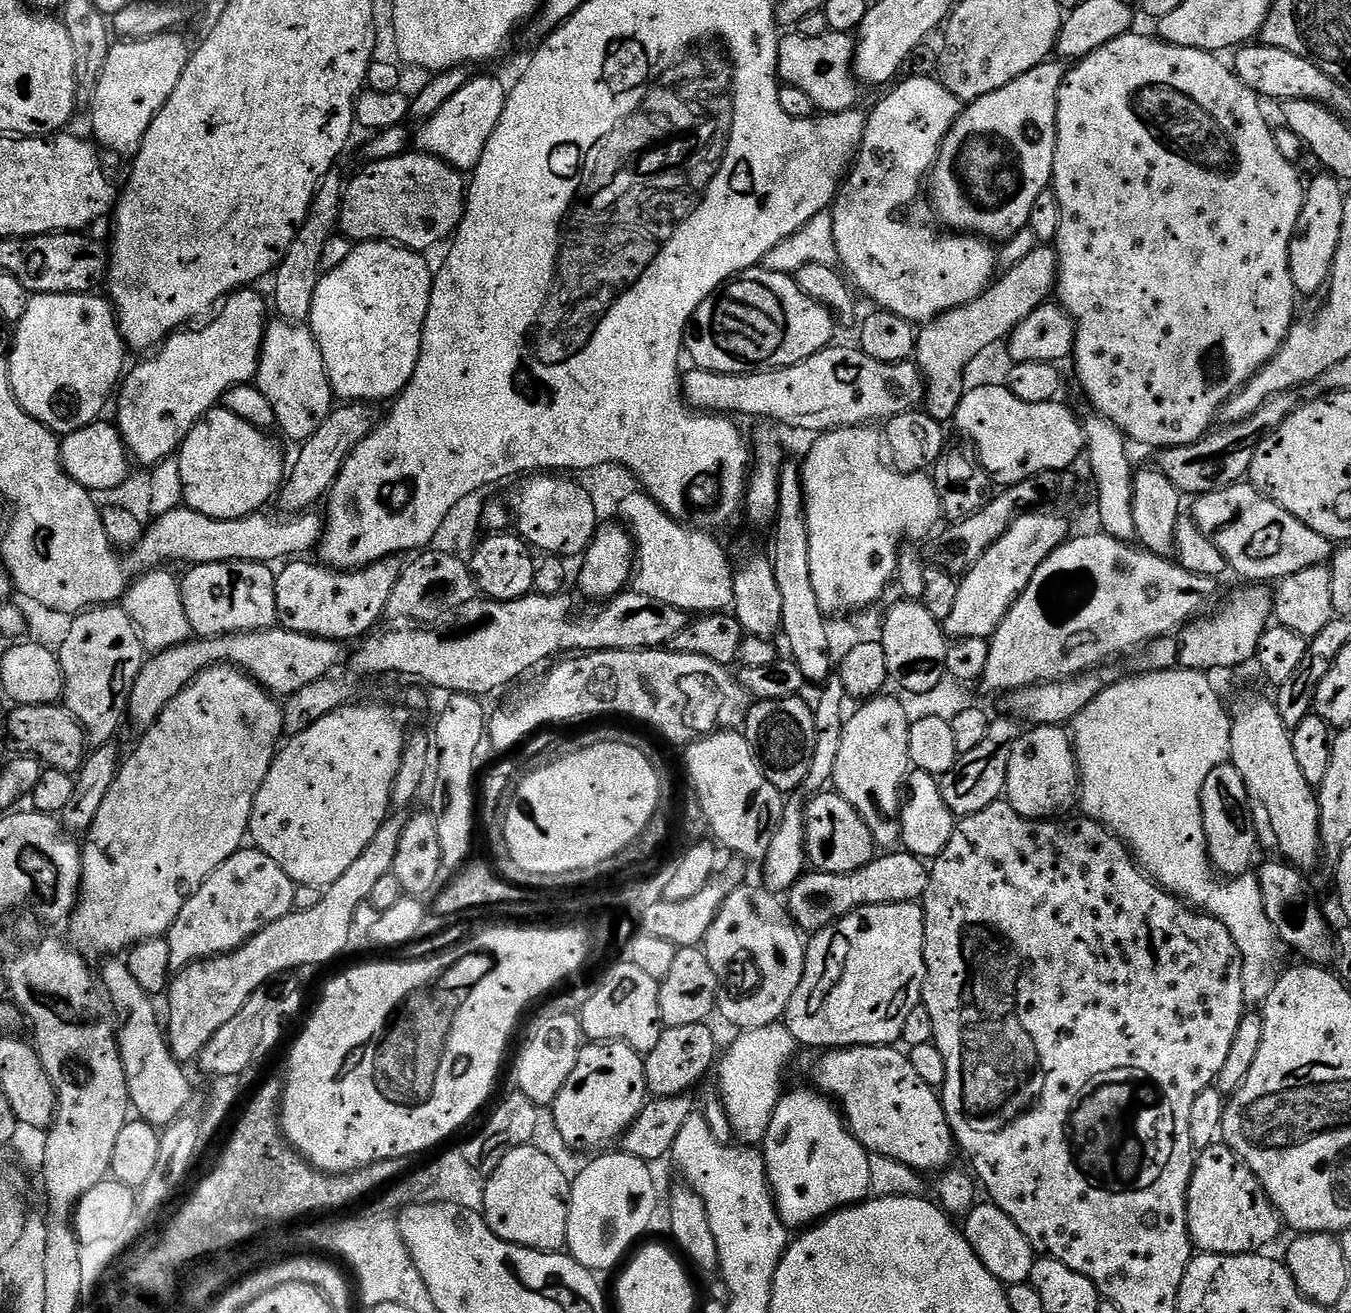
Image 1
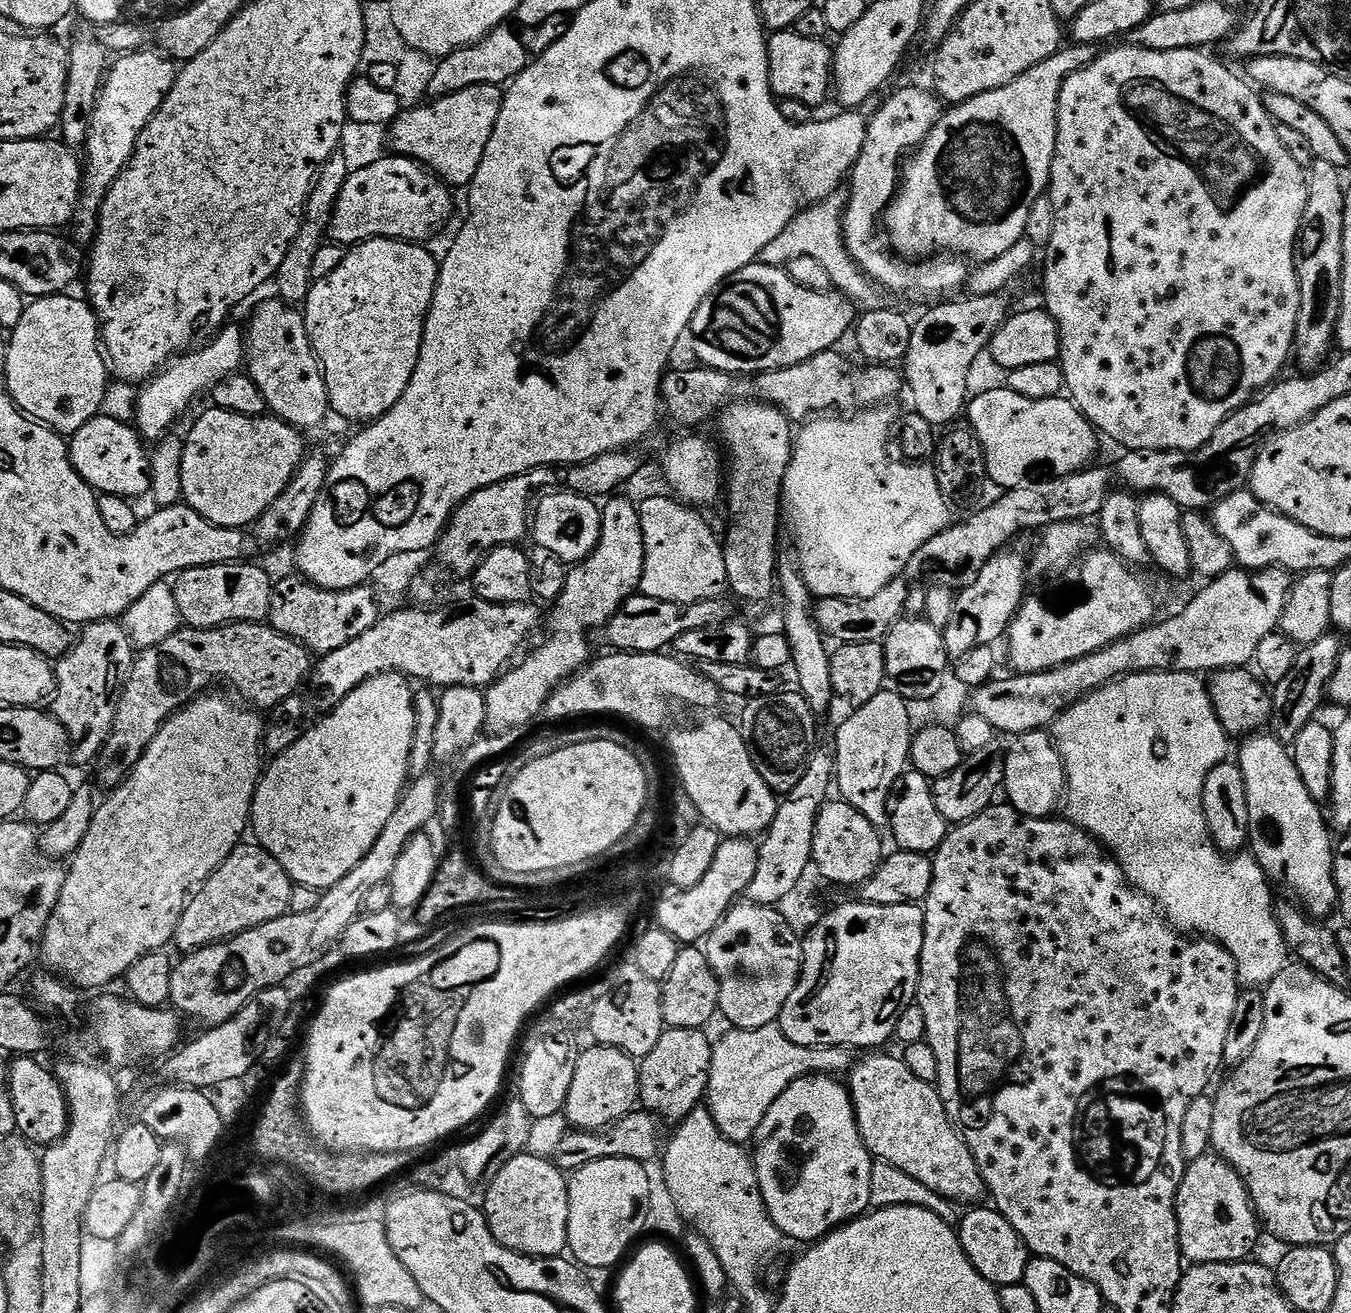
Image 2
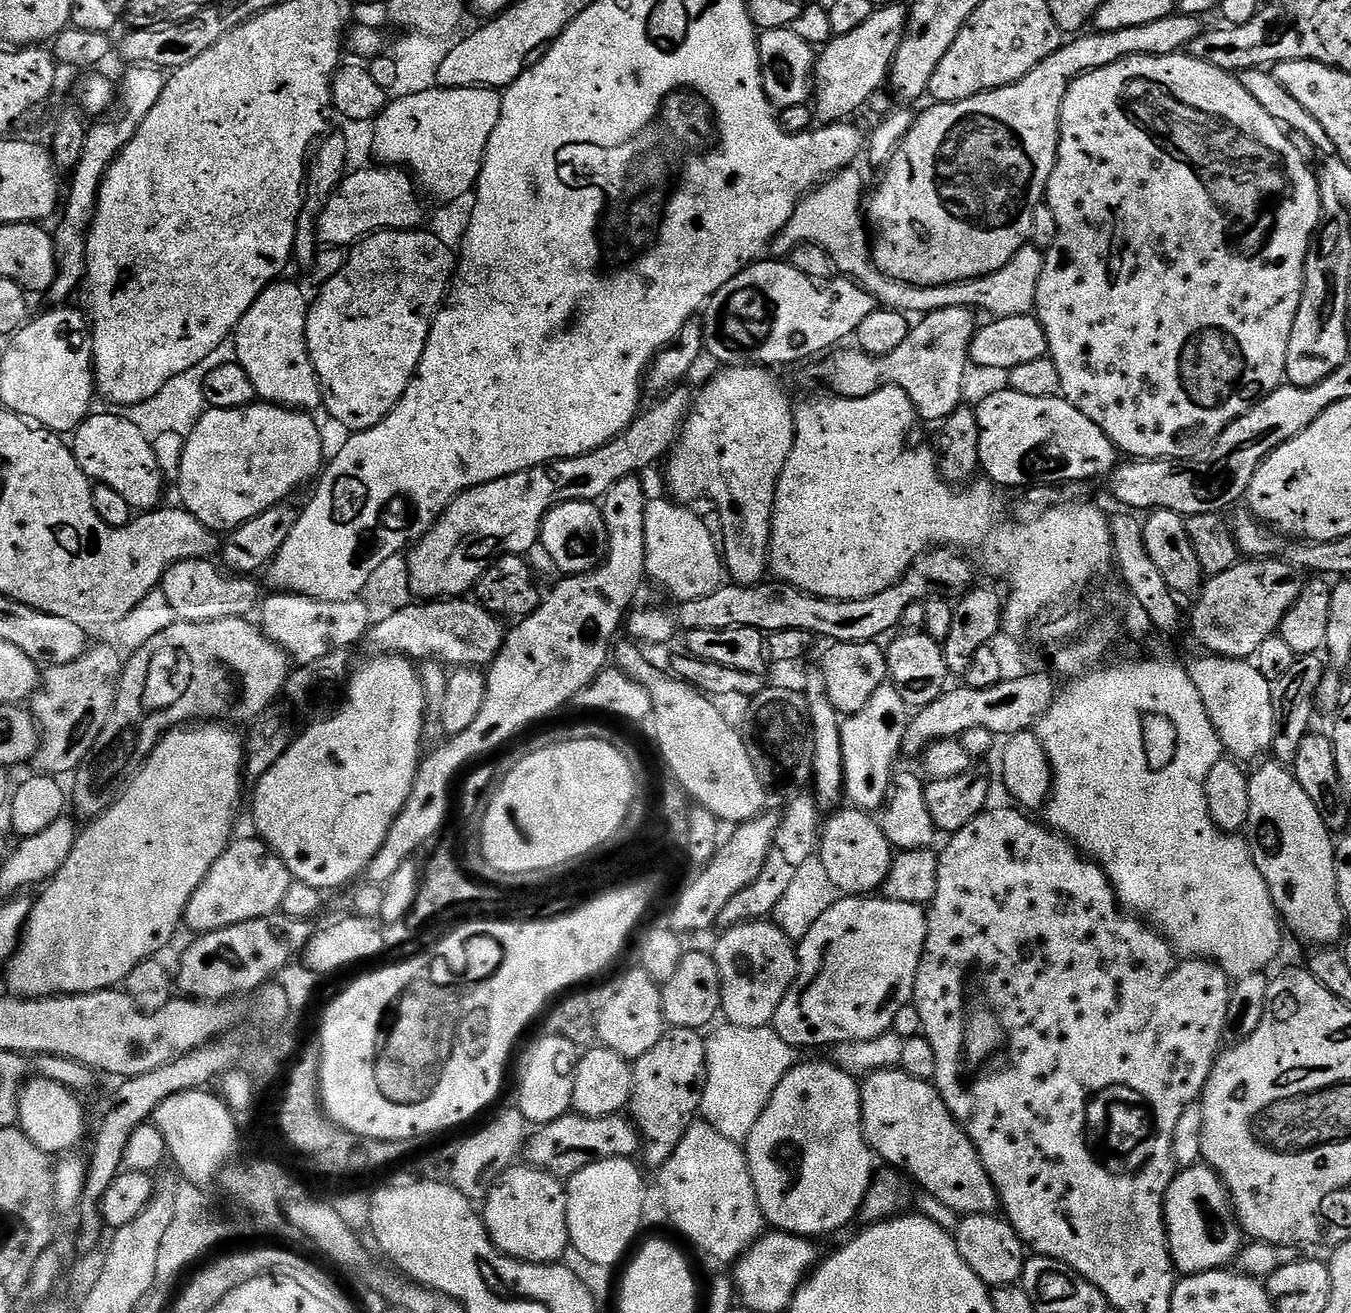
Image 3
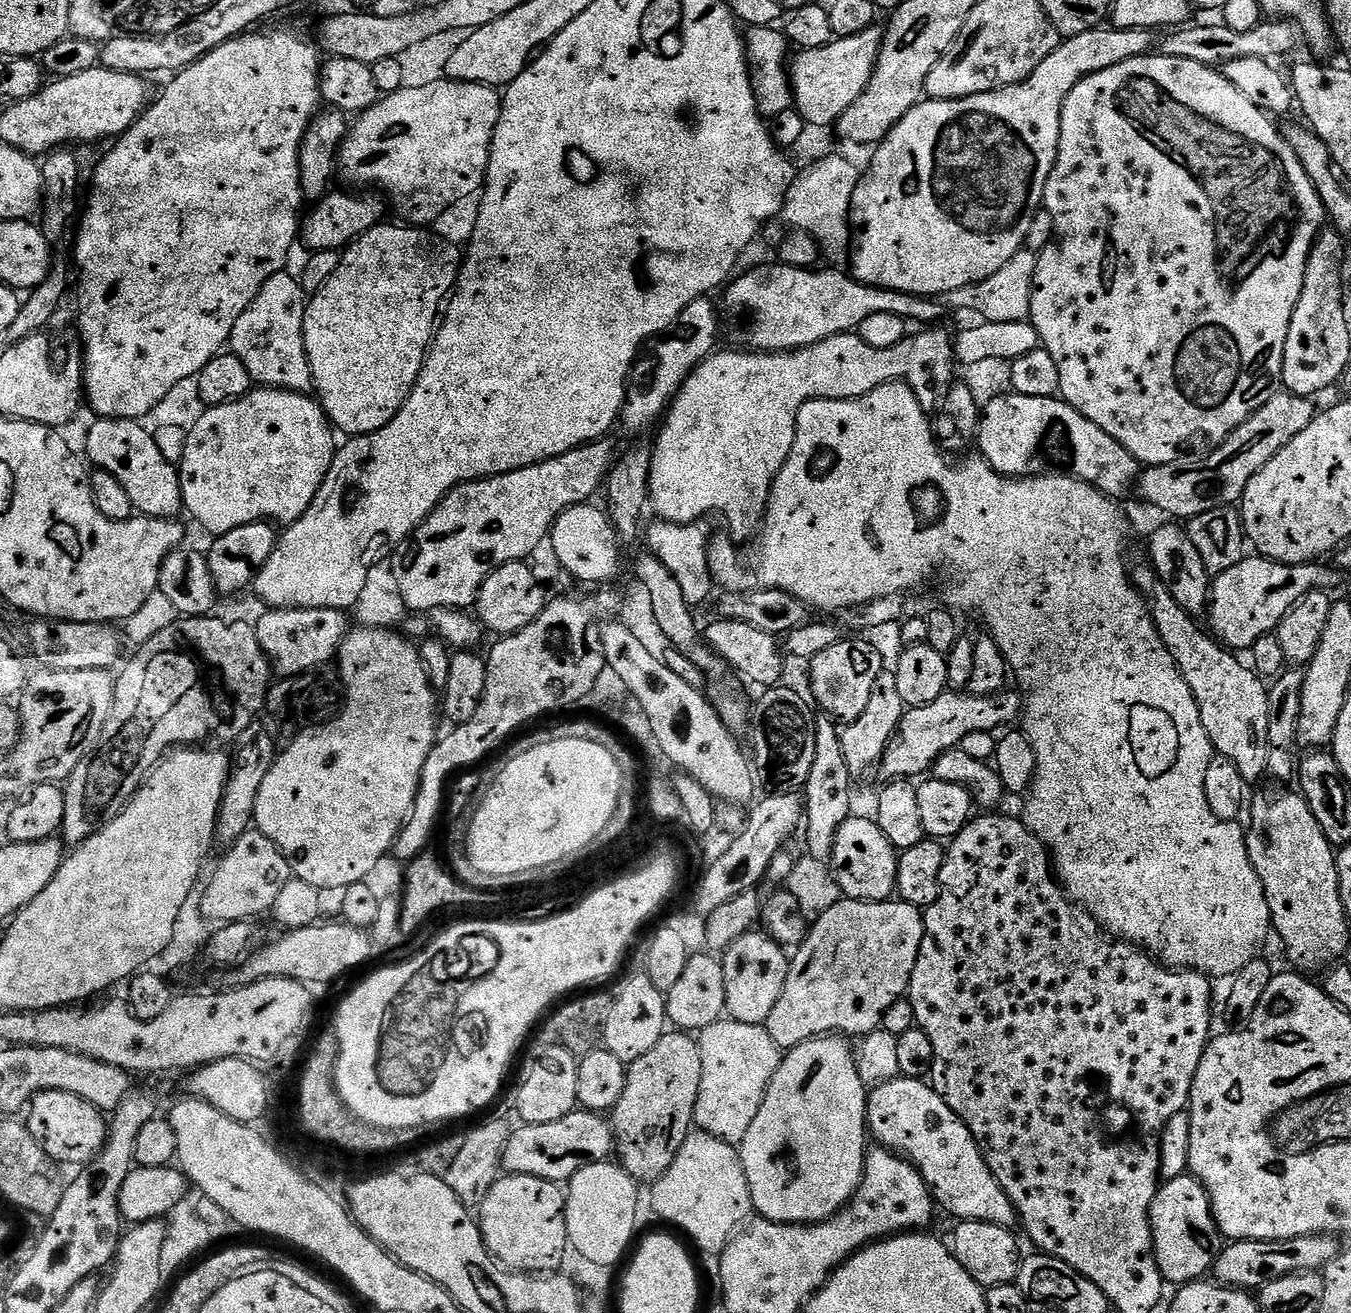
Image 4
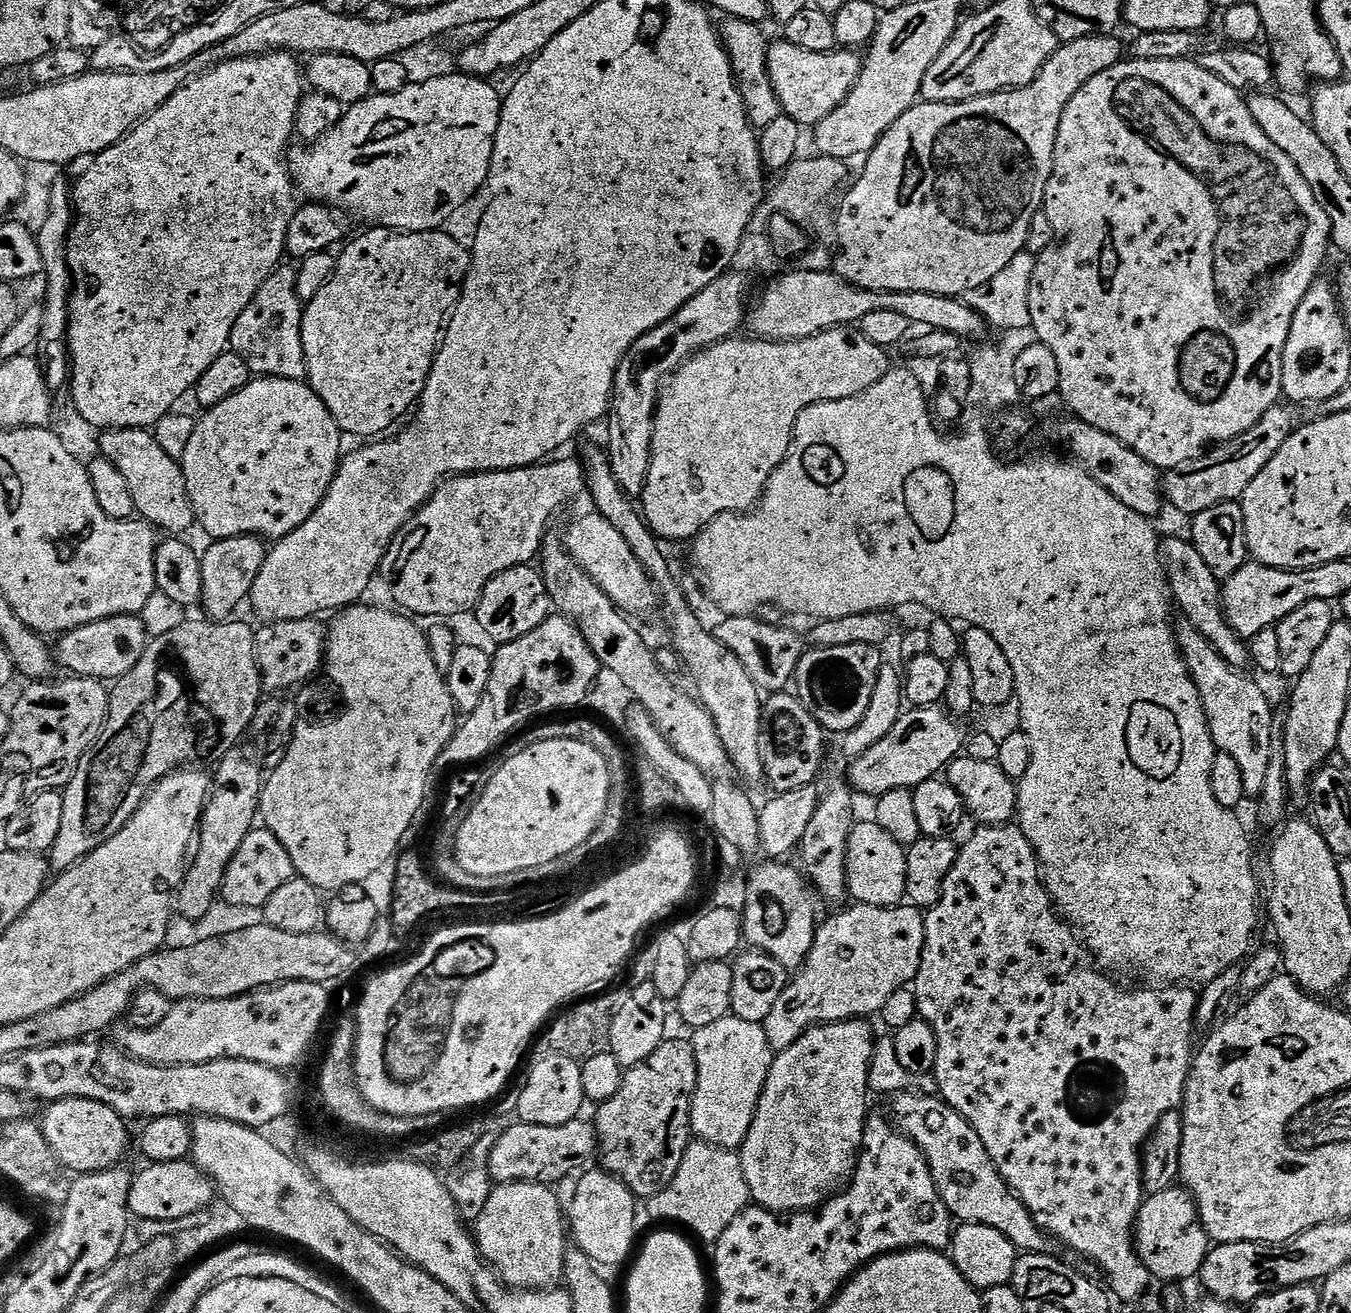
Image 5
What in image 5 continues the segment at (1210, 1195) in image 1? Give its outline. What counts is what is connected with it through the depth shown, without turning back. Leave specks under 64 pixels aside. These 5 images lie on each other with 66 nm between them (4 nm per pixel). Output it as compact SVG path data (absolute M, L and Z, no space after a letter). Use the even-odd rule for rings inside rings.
M1173 1186L1153 1192L1145 1199L1136 1219L1136 1252L1146 1270L1157 1281L1188 1280L1199 1277L1208 1257L1208 1231L1200 1221L1200 1211L1191 1192L1183 1186Z

